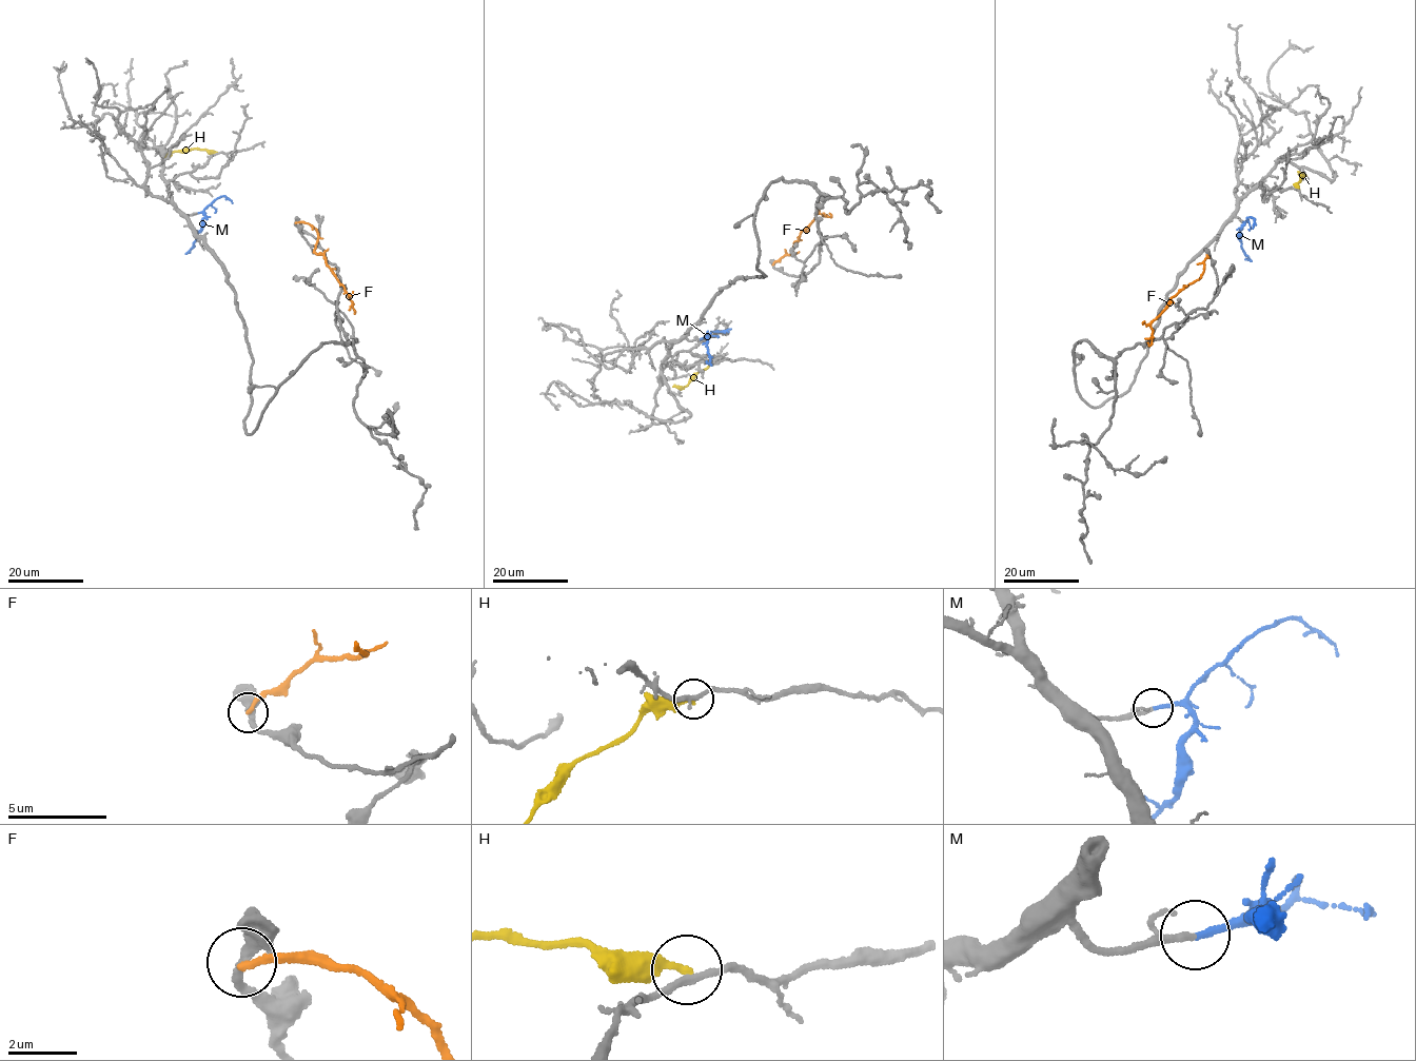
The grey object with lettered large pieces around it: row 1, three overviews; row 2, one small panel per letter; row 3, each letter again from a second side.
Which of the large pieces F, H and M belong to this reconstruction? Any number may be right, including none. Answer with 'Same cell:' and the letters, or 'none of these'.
Same cell: M

